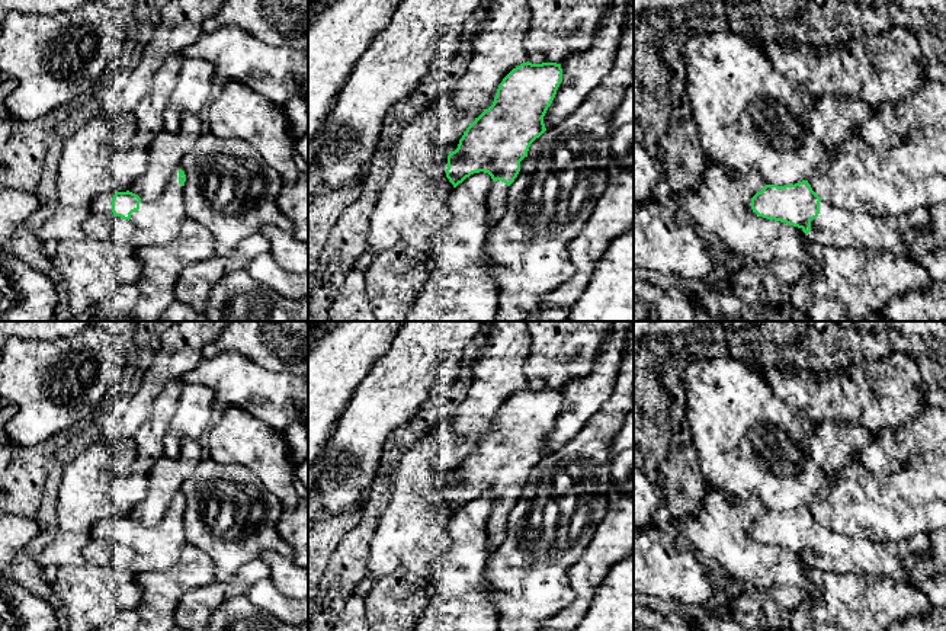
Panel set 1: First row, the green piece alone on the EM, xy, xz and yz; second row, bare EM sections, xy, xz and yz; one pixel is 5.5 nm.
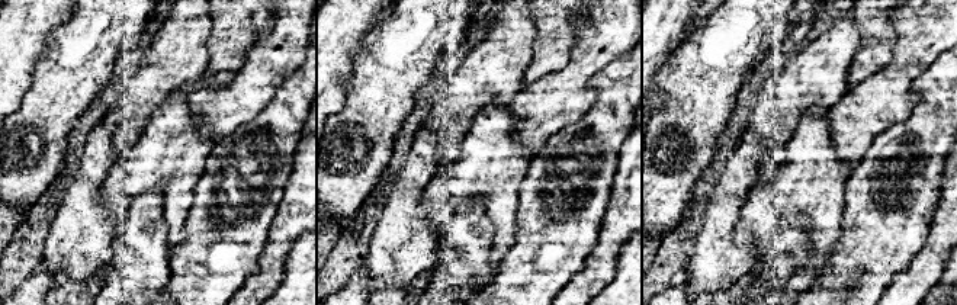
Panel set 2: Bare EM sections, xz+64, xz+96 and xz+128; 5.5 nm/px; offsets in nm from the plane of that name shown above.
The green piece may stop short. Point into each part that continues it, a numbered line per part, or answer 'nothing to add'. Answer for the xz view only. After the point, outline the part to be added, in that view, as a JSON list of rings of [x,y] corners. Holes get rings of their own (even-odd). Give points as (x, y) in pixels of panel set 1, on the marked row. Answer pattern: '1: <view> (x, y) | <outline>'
1: xz (497, 197) | [[[503,180],[494,182],[488,192],[488,222],[491,227],[497,224],[497,221],[501,218],[501,215],[506,211],[506,202],[509,198],[509,188]]]

